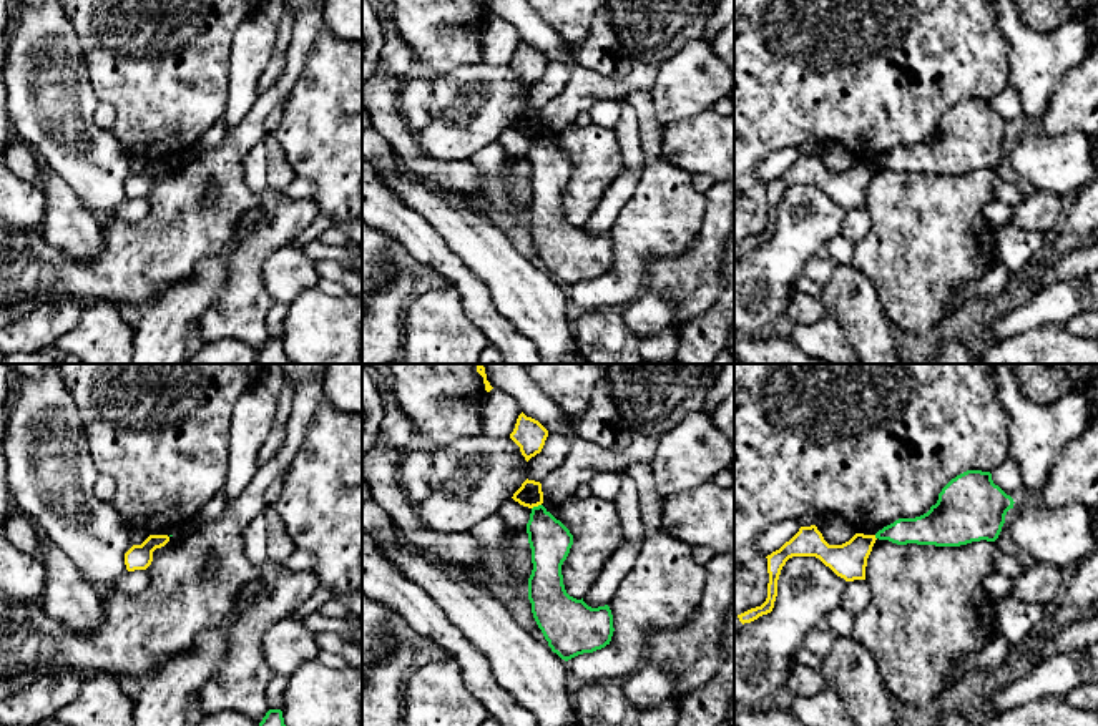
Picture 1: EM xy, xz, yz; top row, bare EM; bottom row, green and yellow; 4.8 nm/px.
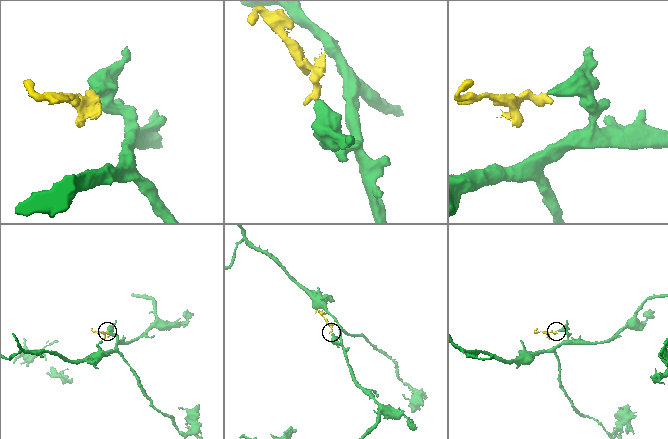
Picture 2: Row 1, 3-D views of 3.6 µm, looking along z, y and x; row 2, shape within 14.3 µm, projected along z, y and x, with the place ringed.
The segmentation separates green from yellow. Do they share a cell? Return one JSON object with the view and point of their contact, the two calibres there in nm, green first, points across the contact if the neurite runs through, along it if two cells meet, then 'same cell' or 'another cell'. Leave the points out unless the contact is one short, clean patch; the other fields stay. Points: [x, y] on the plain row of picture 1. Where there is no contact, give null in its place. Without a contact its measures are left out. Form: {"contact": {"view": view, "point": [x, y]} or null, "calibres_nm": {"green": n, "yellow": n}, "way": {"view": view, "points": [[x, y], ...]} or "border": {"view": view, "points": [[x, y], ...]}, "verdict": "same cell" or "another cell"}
{"contact": {"view": "xz", "point": [535, 135]}, "calibres_nm": {"green": 200, "yellow": 120}, "border": {"view": "xz", "points": [[540, 132], [532, 137]]}, "verdict": "another cell"}

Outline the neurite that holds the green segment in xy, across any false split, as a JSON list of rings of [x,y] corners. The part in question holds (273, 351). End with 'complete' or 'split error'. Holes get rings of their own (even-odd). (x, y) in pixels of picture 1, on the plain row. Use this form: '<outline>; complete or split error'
[[[269,337],[262,349],[259,351],[256,364],[294,364],[294,362],[284,352],[282,339]]]; complete

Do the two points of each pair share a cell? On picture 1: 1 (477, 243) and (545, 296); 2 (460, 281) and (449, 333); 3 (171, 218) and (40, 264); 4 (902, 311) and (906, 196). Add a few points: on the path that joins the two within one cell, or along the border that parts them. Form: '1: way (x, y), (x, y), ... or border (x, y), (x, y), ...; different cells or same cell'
1: way (494, 259), (529, 294); same cell
2: border (450, 284), (457, 289), (462, 309), (475, 326); different cells
3: way (138, 251), (117, 273), (73, 273); same cell
4: way (906, 283), (906, 225); same cell

